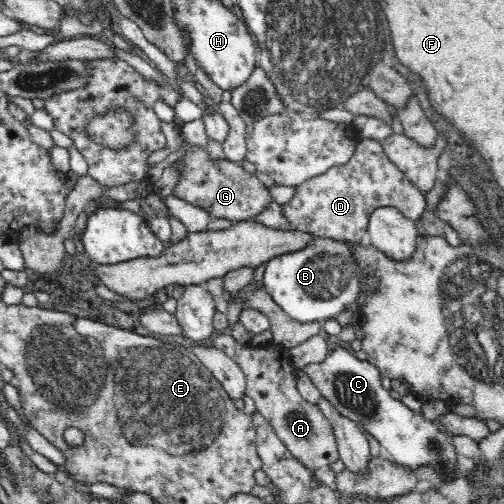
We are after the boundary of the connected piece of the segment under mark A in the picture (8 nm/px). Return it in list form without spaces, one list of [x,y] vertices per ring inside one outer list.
[[[229,331],[218,332],[212,338],[212,347],[218,348],[224,352],[245,374],[245,394],[253,398],[256,411],[269,421],[274,432],[280,437],[280,440],[286,445],[286,448],[292,453],[306,468],[315,471],[323,466],[330,466],[339,458],[339,452],[336,446],[336,439],[332,432],[332,425],[328,422],[319,406],[312,404],[300,394],[296,384],[296,368],[290,361],[289,350],[282,344],[273,343],[270,345],[252,346],[249,344],[242,346],[232,337]]]

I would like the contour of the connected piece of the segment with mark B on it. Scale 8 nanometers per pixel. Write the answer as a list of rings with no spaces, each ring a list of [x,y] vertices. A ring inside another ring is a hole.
[[[316,237],[306,248],[276,256],[266,263],[263,288],[283,312],[298,322],[336,318],[343,309],[354,308],[362,294],[361,269],[352,252],[344,241]]]

